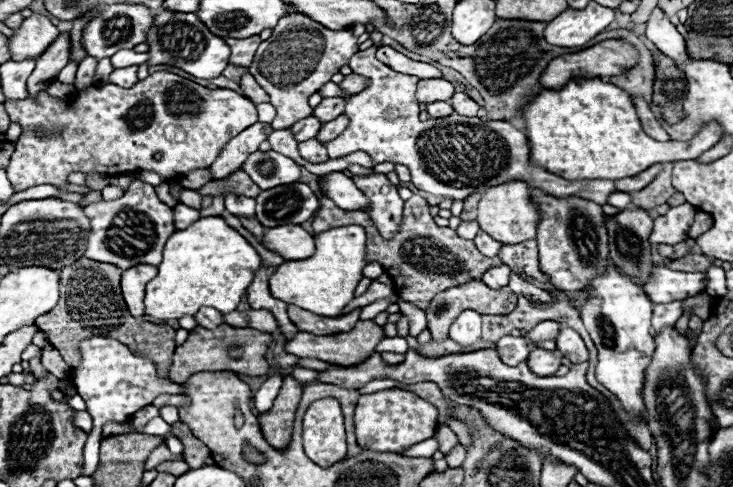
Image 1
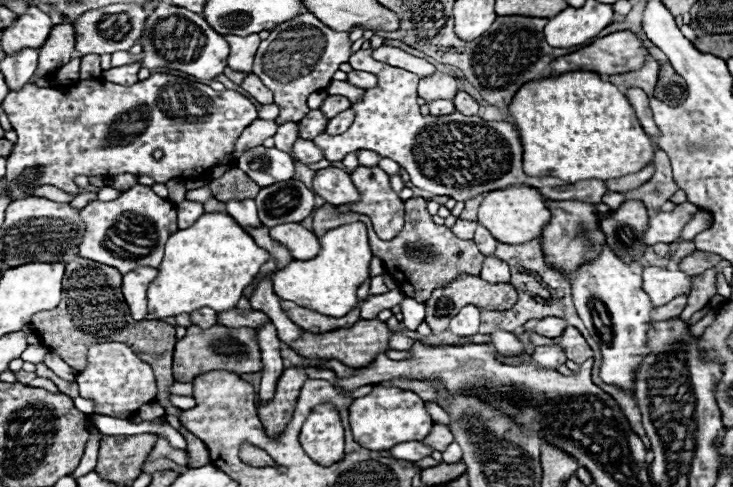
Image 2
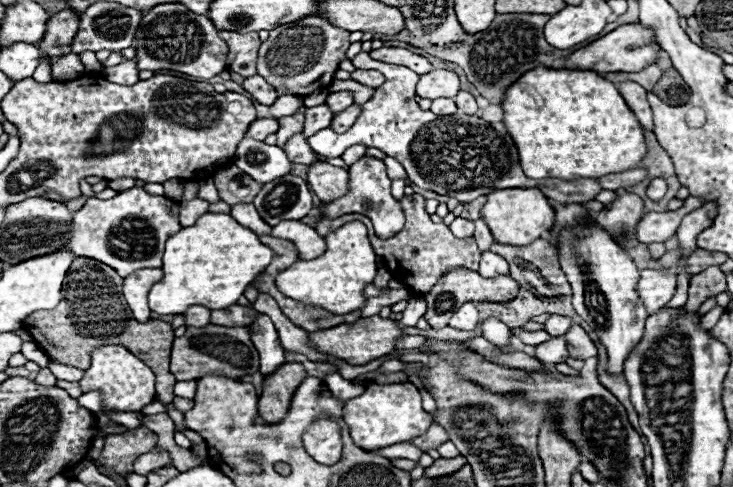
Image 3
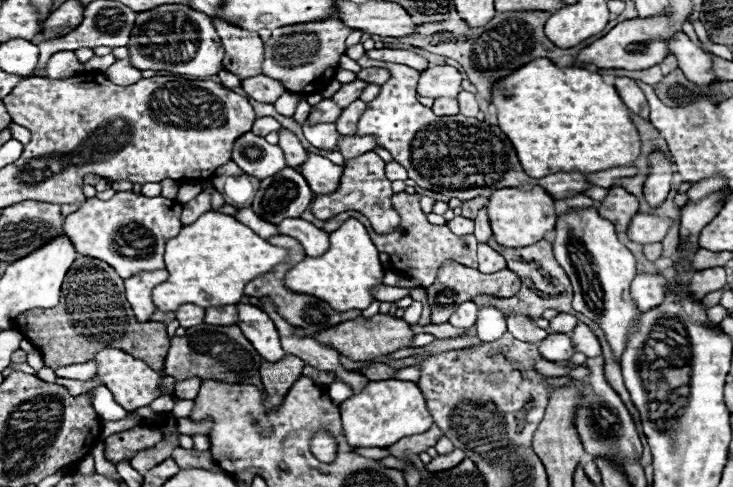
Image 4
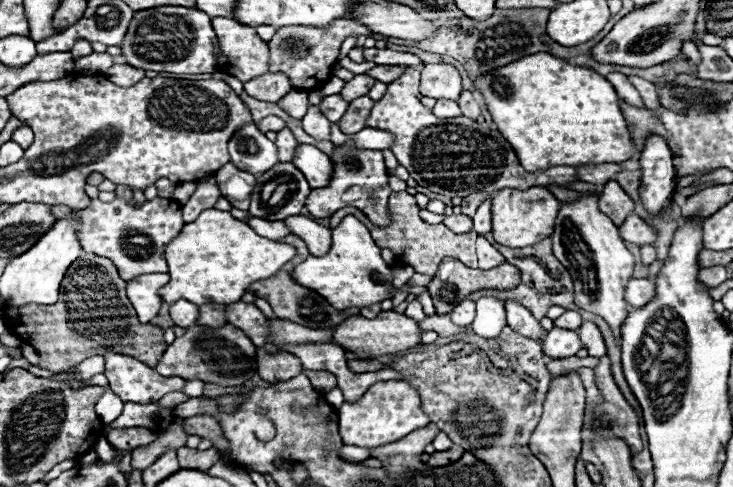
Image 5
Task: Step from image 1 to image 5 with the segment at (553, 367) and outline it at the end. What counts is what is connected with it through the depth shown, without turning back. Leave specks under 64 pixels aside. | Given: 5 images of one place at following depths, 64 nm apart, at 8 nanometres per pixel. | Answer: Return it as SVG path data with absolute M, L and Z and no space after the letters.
M552 328L546 334L546 344L542 344L542 350L550 356L550 358L568 358L574 356L582 344L580 344L580 336L576 330L566 330L566 328Z

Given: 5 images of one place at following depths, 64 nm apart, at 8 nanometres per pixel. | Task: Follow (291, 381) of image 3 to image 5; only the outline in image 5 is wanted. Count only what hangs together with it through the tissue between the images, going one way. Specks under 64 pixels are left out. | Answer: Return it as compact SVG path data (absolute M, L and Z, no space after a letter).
M256 348L256 364L258 364L258 374L268 382L282 382L302 372L300 360L284 350L270 354L262 348Z

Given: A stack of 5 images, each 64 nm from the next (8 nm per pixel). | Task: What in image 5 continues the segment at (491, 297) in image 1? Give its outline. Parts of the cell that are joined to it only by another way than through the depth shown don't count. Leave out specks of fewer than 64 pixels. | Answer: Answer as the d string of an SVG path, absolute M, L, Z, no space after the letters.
M444 258L438 266L436 276L432 278L432 282L428 284L428 292L434 300L434 308L438 314L446 314L450 312L458 302L462 302L468 294L476 292L476 290L484 290L484 288L514 288L520 284L520 270L508 262L490 268L490 270L480 270L480 268L468 268L464 266L460 260L456 258Z

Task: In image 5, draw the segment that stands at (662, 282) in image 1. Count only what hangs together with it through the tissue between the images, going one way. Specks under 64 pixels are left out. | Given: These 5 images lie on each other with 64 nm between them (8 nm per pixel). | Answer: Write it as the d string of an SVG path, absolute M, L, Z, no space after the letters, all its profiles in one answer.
M632 278L626 286L624 292L624 300L630 302L634 308L640 308L644 304L648 304L656 294L656 286L652 280L648 278Z

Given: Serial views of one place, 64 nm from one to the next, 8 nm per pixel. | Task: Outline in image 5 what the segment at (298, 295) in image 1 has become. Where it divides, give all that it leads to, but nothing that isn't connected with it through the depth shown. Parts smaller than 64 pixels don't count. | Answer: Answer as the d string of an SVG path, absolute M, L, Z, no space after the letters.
M348 214L336 228L332 228L332 248L326 256L308 256L304 264L294 268L298 284L316 290L334 308L364 308L390 298L392 292L392 268L384 262L382 250L374 244L368 228L352 214Z

